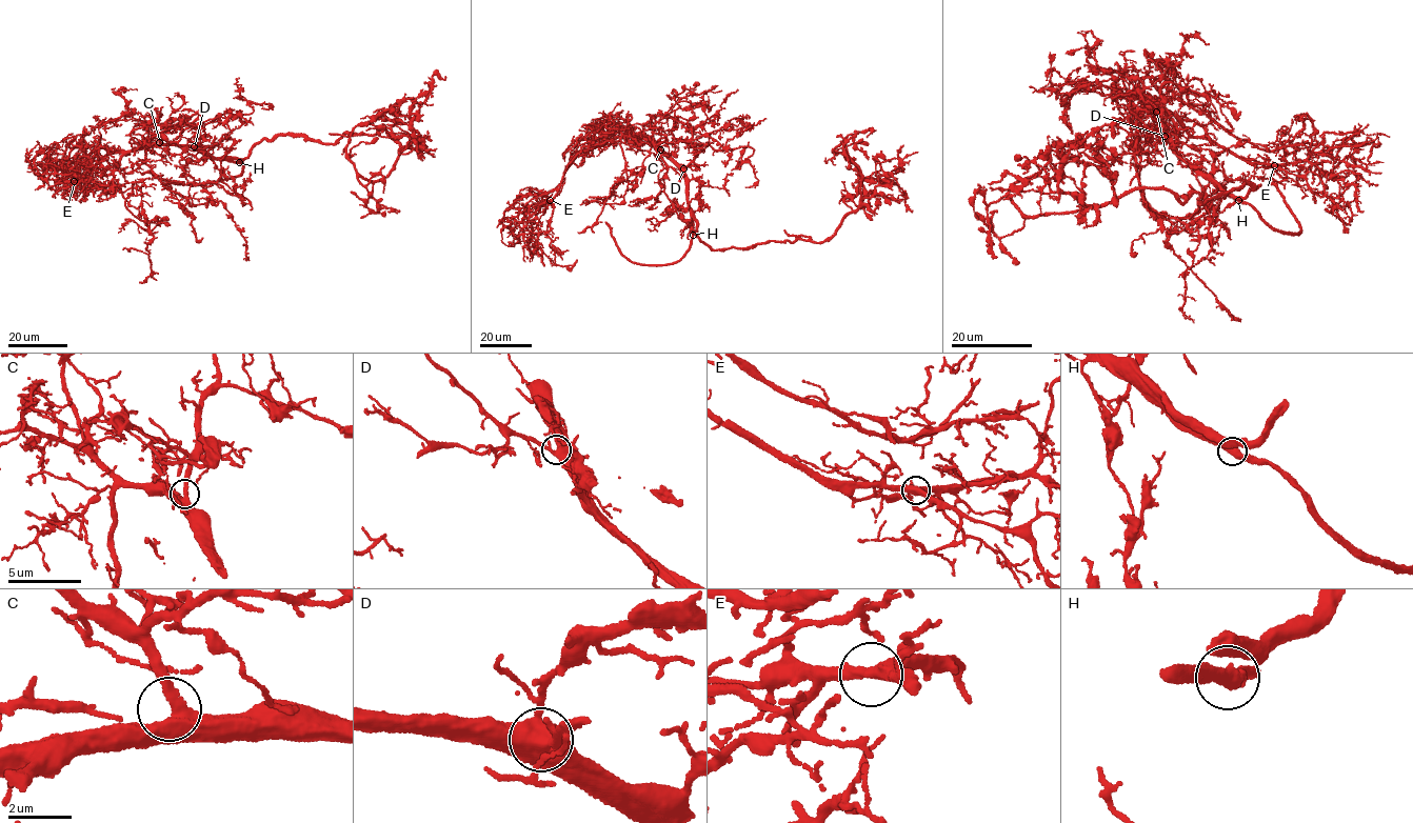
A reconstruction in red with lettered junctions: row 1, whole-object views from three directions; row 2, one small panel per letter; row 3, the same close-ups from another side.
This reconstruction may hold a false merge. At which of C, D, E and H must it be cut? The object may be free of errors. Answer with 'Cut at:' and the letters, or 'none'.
Cut at: none

